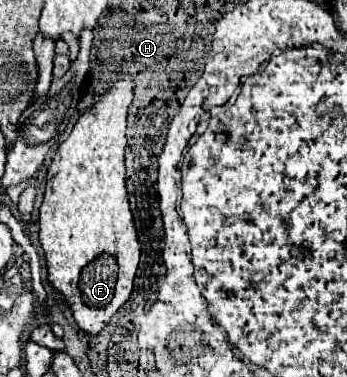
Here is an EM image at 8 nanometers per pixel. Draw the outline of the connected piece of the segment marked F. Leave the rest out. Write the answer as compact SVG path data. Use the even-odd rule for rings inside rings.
M121 77L93 107L83 113L73 127L71 135L59 145L49 169L47 189L39 209L39 241L47 259L49 283L65 295L67 305L73 311L73 319L81 331L97 335L119 307L129 299L133 291L135 271L139 267L139 239L133 227L133 215L125 189L125 163L123 153L127 145L127 109L133 101L133 83L129 77Z

